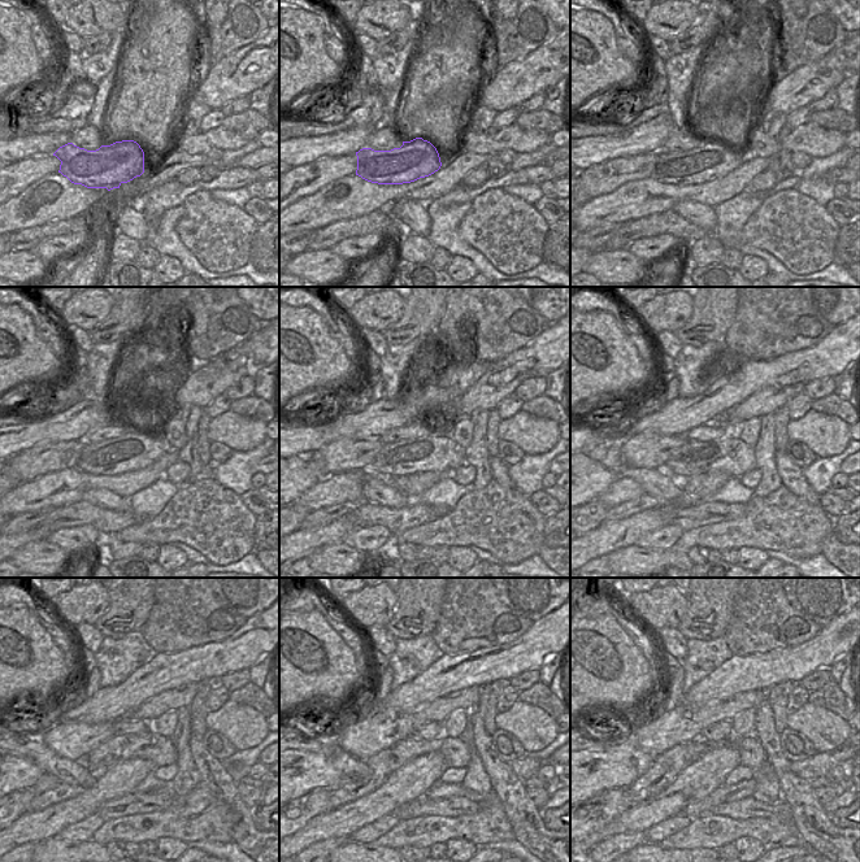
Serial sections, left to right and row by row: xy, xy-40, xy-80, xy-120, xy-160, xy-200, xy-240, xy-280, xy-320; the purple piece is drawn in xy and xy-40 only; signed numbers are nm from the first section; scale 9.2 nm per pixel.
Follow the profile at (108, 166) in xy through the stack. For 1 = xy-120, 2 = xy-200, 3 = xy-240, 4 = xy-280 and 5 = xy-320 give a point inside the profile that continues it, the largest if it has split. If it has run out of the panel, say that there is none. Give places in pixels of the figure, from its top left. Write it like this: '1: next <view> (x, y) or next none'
1: next xy-120 (134, 451)
2: next xy-200 (732, 456)
3: next xy-240 (155, 748)
4: next xy-280 (454, 749)
5: next xy-320 (752, 754)

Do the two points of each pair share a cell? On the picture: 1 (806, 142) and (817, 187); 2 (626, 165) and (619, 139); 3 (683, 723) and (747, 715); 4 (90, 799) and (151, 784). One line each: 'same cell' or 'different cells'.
1: different cells
2: different cells
3: different cells
4: different cells

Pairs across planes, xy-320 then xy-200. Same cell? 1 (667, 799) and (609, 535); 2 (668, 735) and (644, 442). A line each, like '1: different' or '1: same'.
1: same
2: same

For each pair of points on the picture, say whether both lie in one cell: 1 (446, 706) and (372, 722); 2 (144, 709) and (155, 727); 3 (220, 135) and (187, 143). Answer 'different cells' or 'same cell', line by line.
1: same cell
2: different cells
3: same cell

